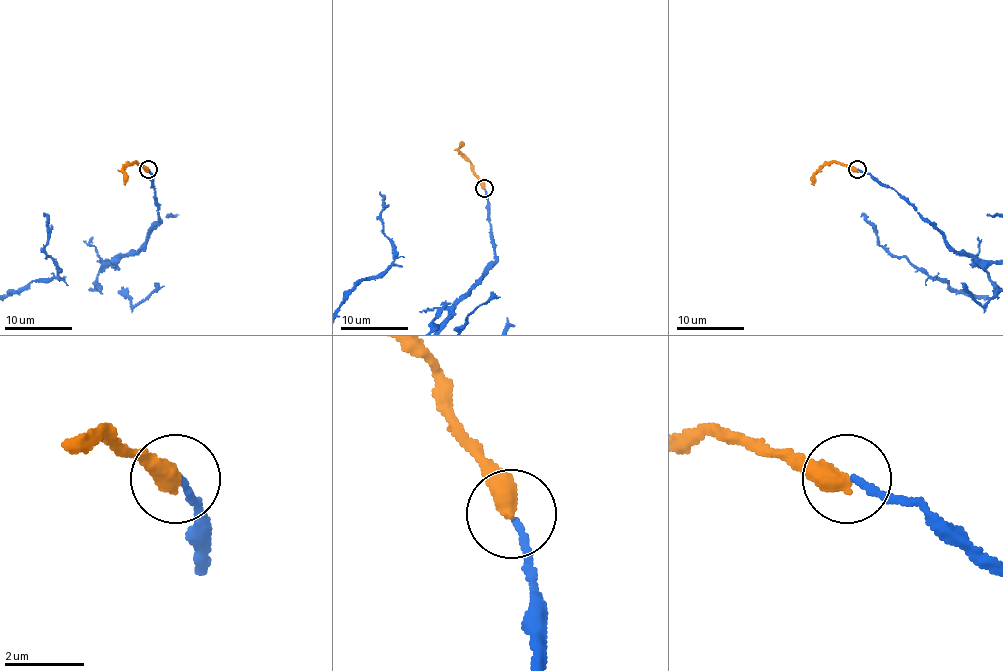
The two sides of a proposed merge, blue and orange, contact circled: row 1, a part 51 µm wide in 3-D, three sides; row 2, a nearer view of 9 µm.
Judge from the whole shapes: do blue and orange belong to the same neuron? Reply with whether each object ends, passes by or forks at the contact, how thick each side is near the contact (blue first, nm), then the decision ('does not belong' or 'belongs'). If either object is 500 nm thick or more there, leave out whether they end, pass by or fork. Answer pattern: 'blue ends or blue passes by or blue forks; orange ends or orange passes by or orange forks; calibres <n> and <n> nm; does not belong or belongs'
calibres 150 and 500 nm; belongs

